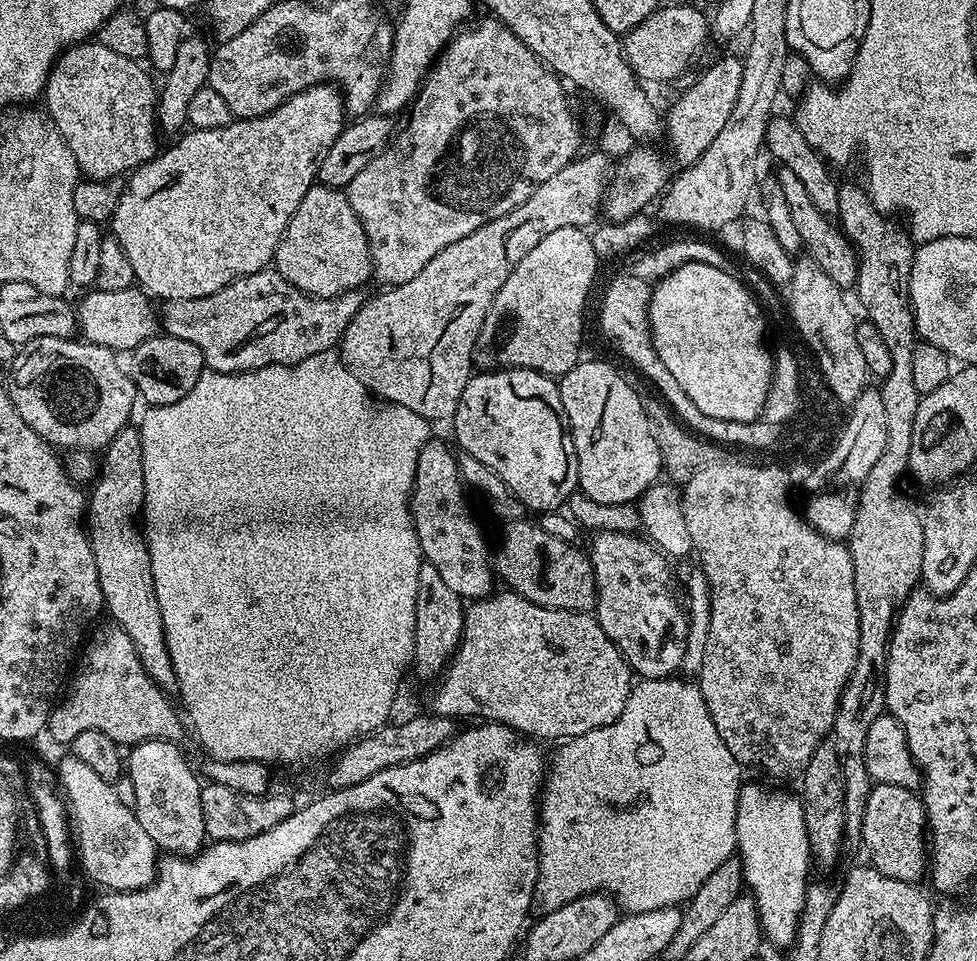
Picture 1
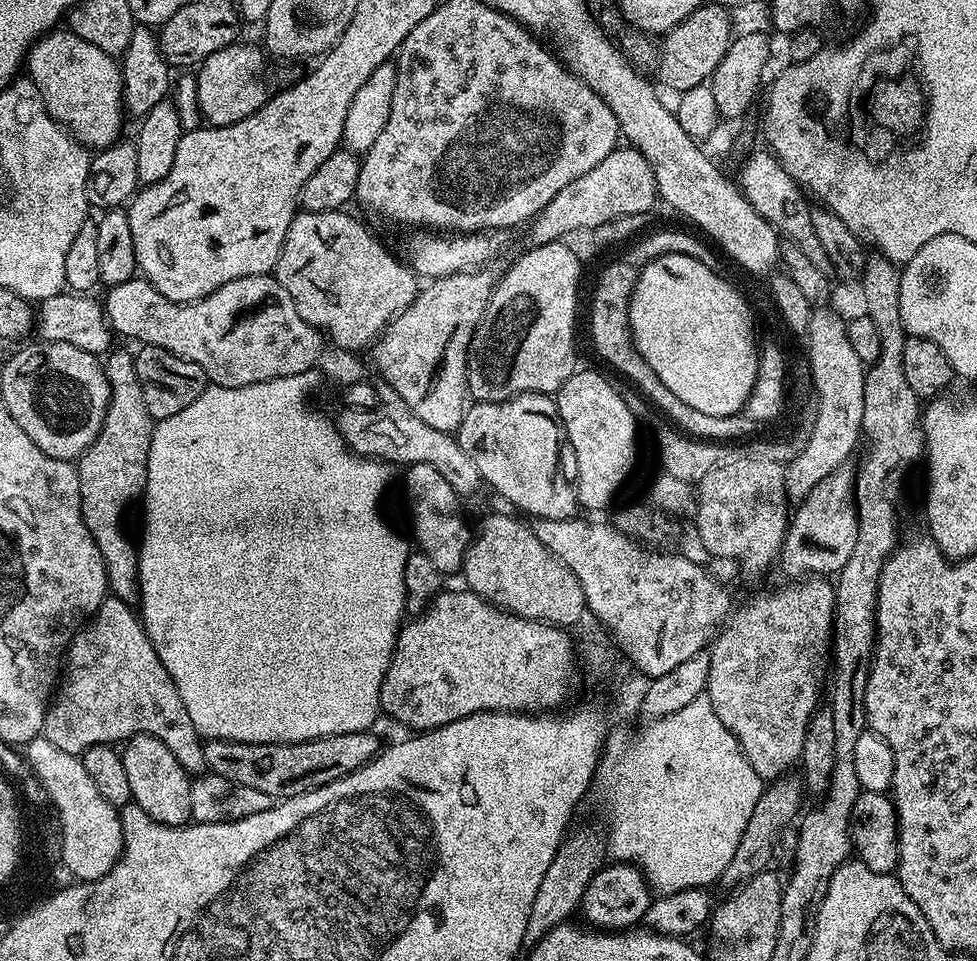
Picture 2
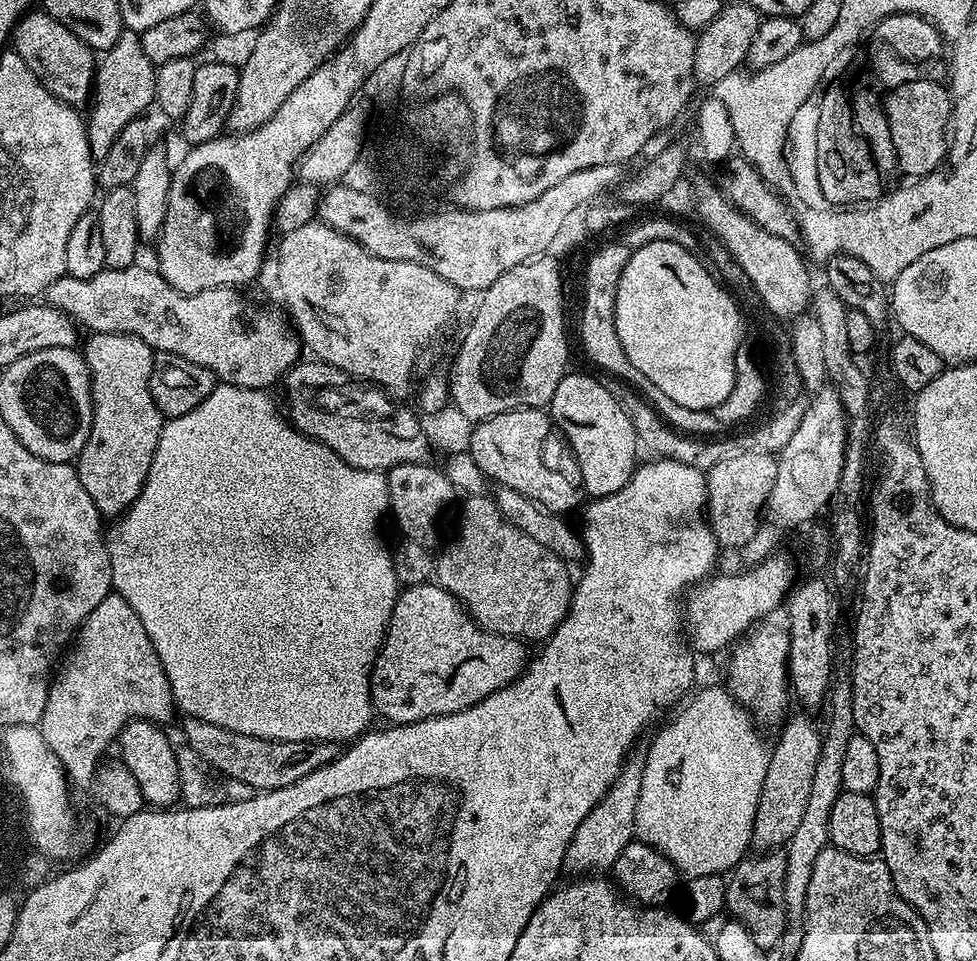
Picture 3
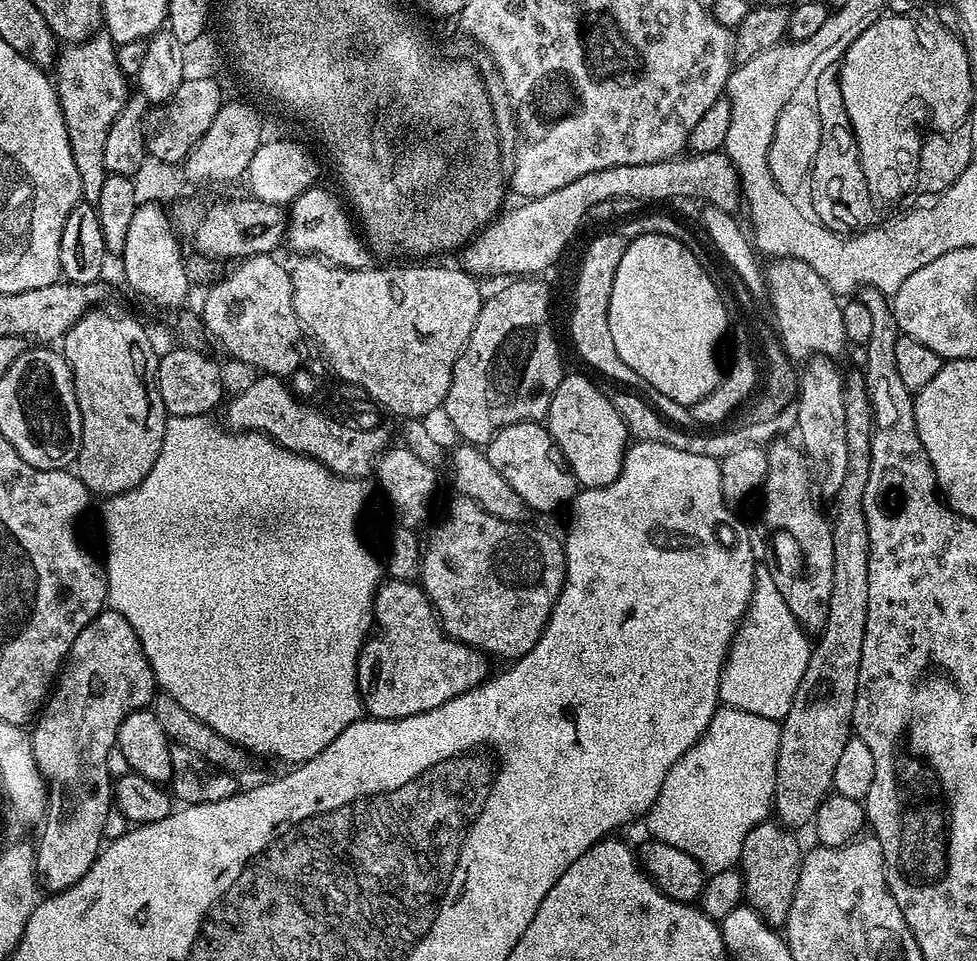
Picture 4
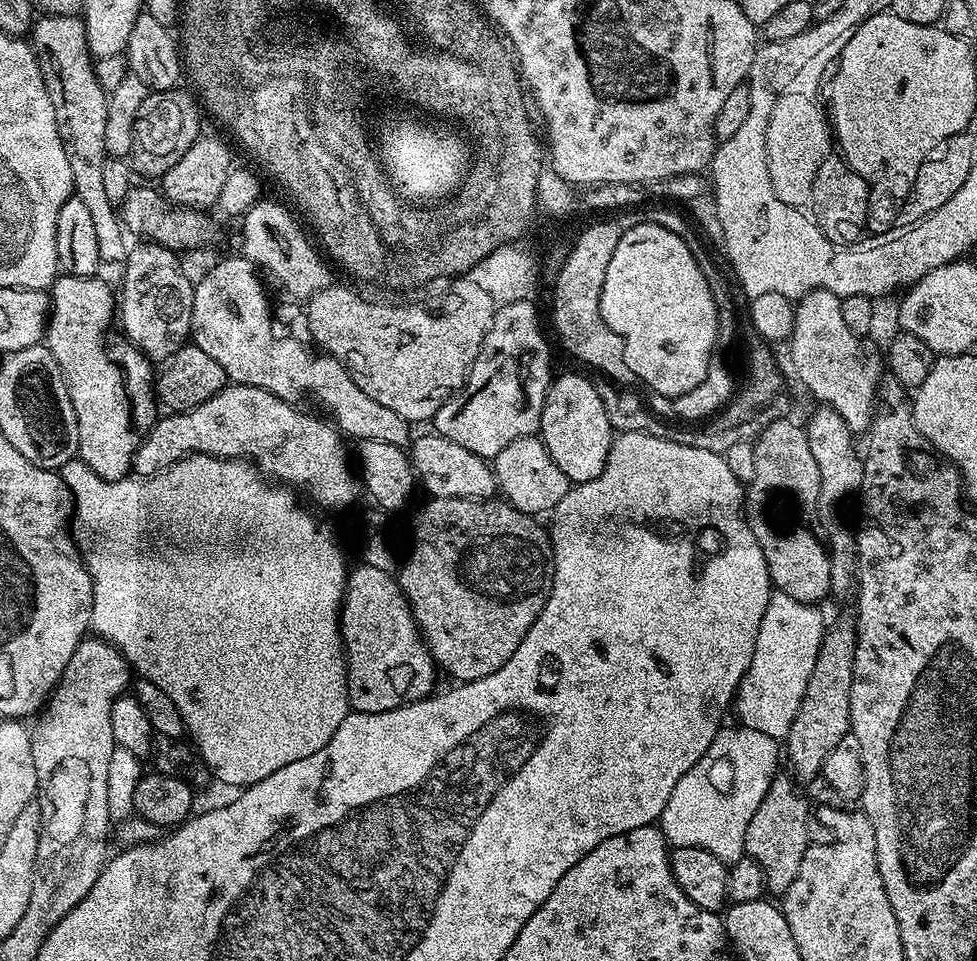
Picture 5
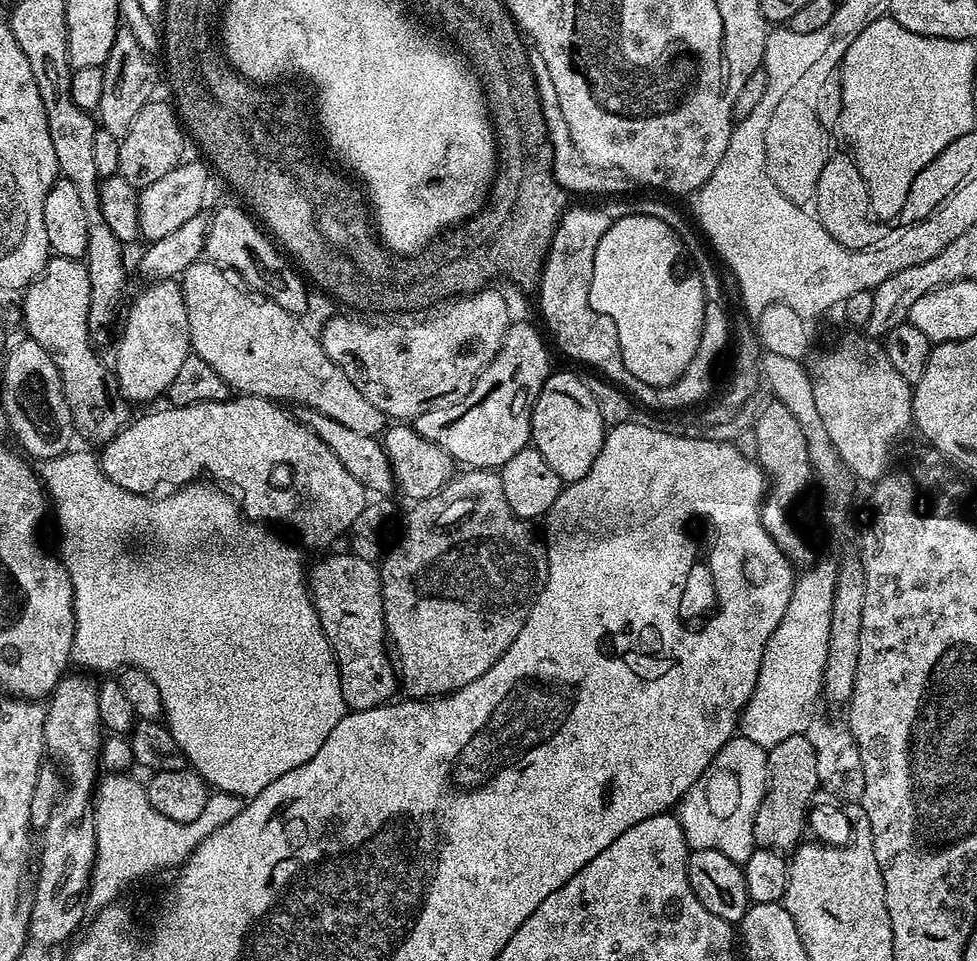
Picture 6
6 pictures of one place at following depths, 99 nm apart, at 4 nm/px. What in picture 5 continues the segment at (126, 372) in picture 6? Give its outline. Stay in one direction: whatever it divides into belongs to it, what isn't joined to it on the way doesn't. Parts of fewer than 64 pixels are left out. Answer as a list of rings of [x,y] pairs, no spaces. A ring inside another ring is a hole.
[[[140,242],[128,253],[128,259],[122,265],[124,281],[118,284],[118,324],[124,327],[123,335],[131,340],[132,345],[140,349],[149,360],[163,362],[179,350],[183,344],[189,343],[192,334],[192,290],[193,281],[188,281],[186,273],[180,269],[180,260],[173,249],[154,244]]]

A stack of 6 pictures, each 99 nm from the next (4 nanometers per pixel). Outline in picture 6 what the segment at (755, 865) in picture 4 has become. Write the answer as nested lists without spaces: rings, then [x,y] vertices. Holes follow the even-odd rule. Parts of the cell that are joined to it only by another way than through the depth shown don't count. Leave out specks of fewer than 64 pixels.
[[[807,735],[786,738],[786,742],[778,742],[778,746],[767,749],[768,789],[764,792],[758,814],[754,818],[754,838],[759,847],[788,854],[805,839],[806,817],[812,795],[820,788],[817,745],[811,744],[808,739]]]

